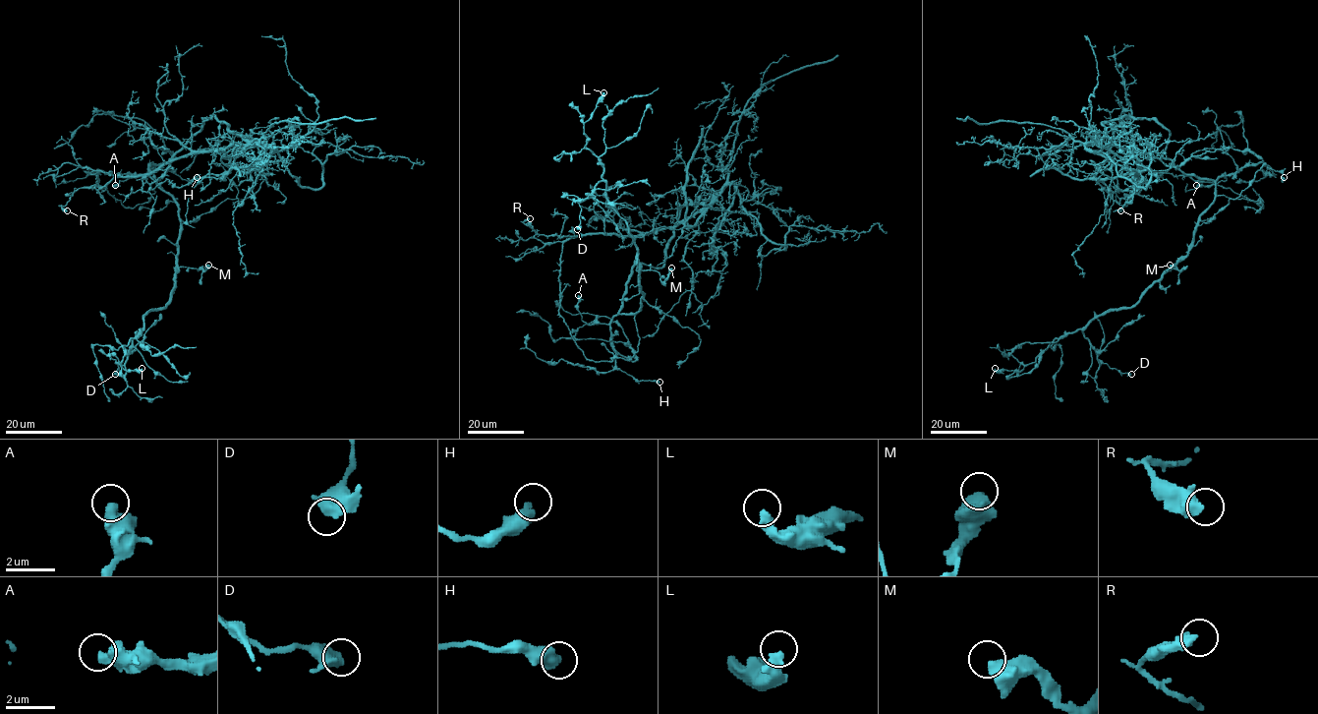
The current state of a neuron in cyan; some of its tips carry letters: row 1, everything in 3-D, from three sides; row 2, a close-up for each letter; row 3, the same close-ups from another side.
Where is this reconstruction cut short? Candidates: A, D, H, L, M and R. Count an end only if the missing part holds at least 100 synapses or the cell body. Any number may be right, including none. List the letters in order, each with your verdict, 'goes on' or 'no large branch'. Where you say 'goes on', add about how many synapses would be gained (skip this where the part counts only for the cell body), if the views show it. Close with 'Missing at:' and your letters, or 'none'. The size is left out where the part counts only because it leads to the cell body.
A: no large branch
D: no large branch
H: no large branch
L: no large branch
M: no large branch
R: no large branch
Missing at: none

